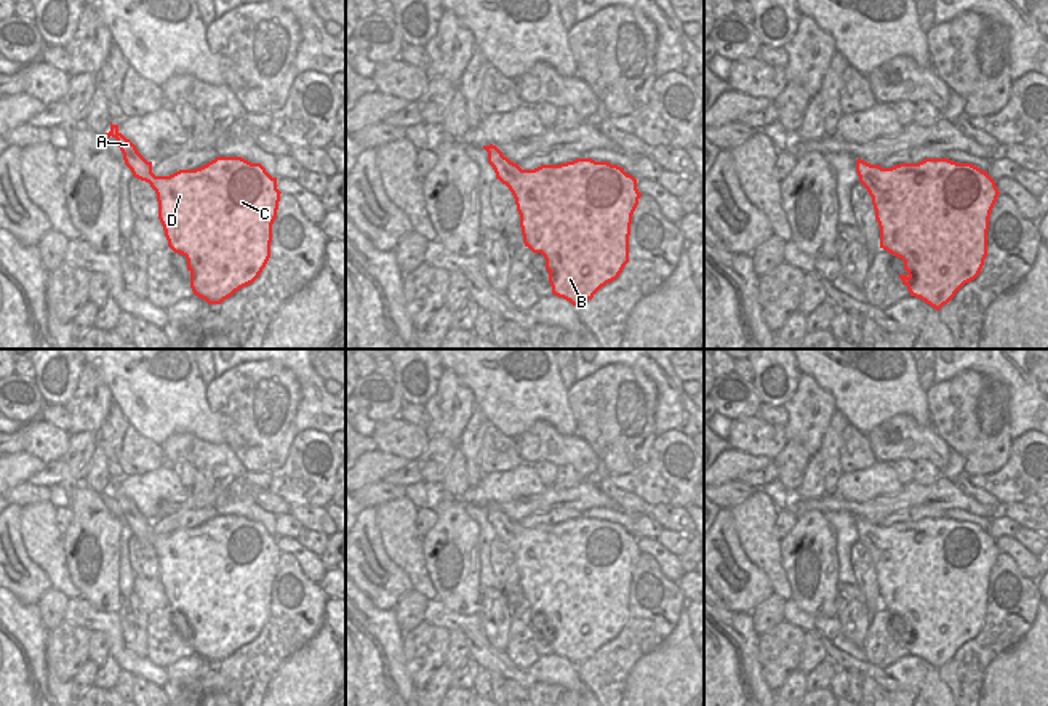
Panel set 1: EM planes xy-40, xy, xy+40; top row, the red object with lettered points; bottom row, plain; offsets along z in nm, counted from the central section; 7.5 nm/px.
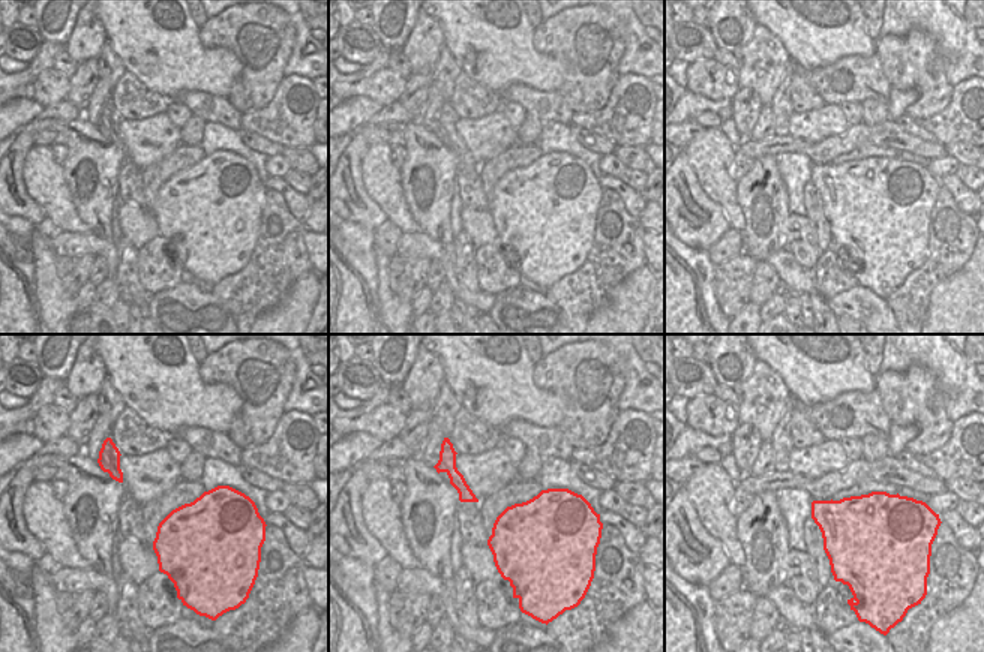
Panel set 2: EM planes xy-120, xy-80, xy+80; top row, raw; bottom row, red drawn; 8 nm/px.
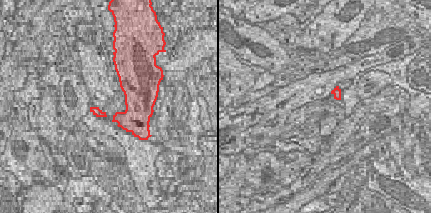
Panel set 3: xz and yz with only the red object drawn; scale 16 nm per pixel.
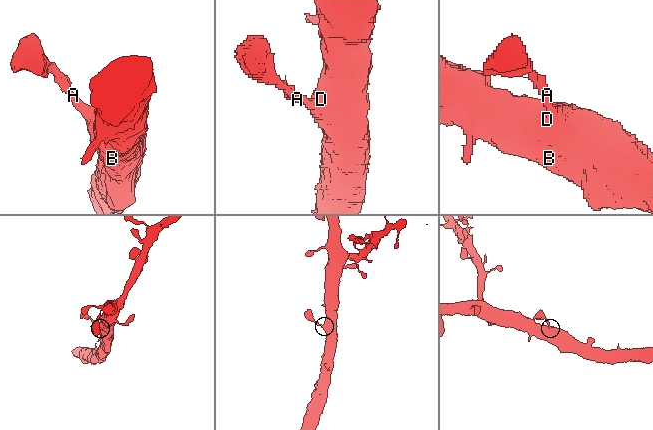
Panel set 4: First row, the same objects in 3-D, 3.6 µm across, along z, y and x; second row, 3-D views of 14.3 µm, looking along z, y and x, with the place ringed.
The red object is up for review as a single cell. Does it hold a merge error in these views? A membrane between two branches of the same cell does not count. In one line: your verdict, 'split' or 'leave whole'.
leave whole

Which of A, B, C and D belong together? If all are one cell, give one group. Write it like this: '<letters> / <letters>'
A B C D

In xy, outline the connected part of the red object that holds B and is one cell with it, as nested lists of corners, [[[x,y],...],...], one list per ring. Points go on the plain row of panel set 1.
[[[496,504],[483,507],[496,538],[506,543],[515,557],[525,605],[546,618],[552,653],[578,666],[619,636],[629,621],[632,573],[642,556],[632,533],[618,523],[592,517],[522,528]]]

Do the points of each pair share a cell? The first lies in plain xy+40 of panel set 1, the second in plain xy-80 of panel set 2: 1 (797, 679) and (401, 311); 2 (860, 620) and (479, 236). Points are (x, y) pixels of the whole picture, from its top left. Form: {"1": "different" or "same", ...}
{"1": "different", "2": "different"}

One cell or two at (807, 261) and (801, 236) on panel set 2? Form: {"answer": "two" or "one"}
{"answer": "one"}

